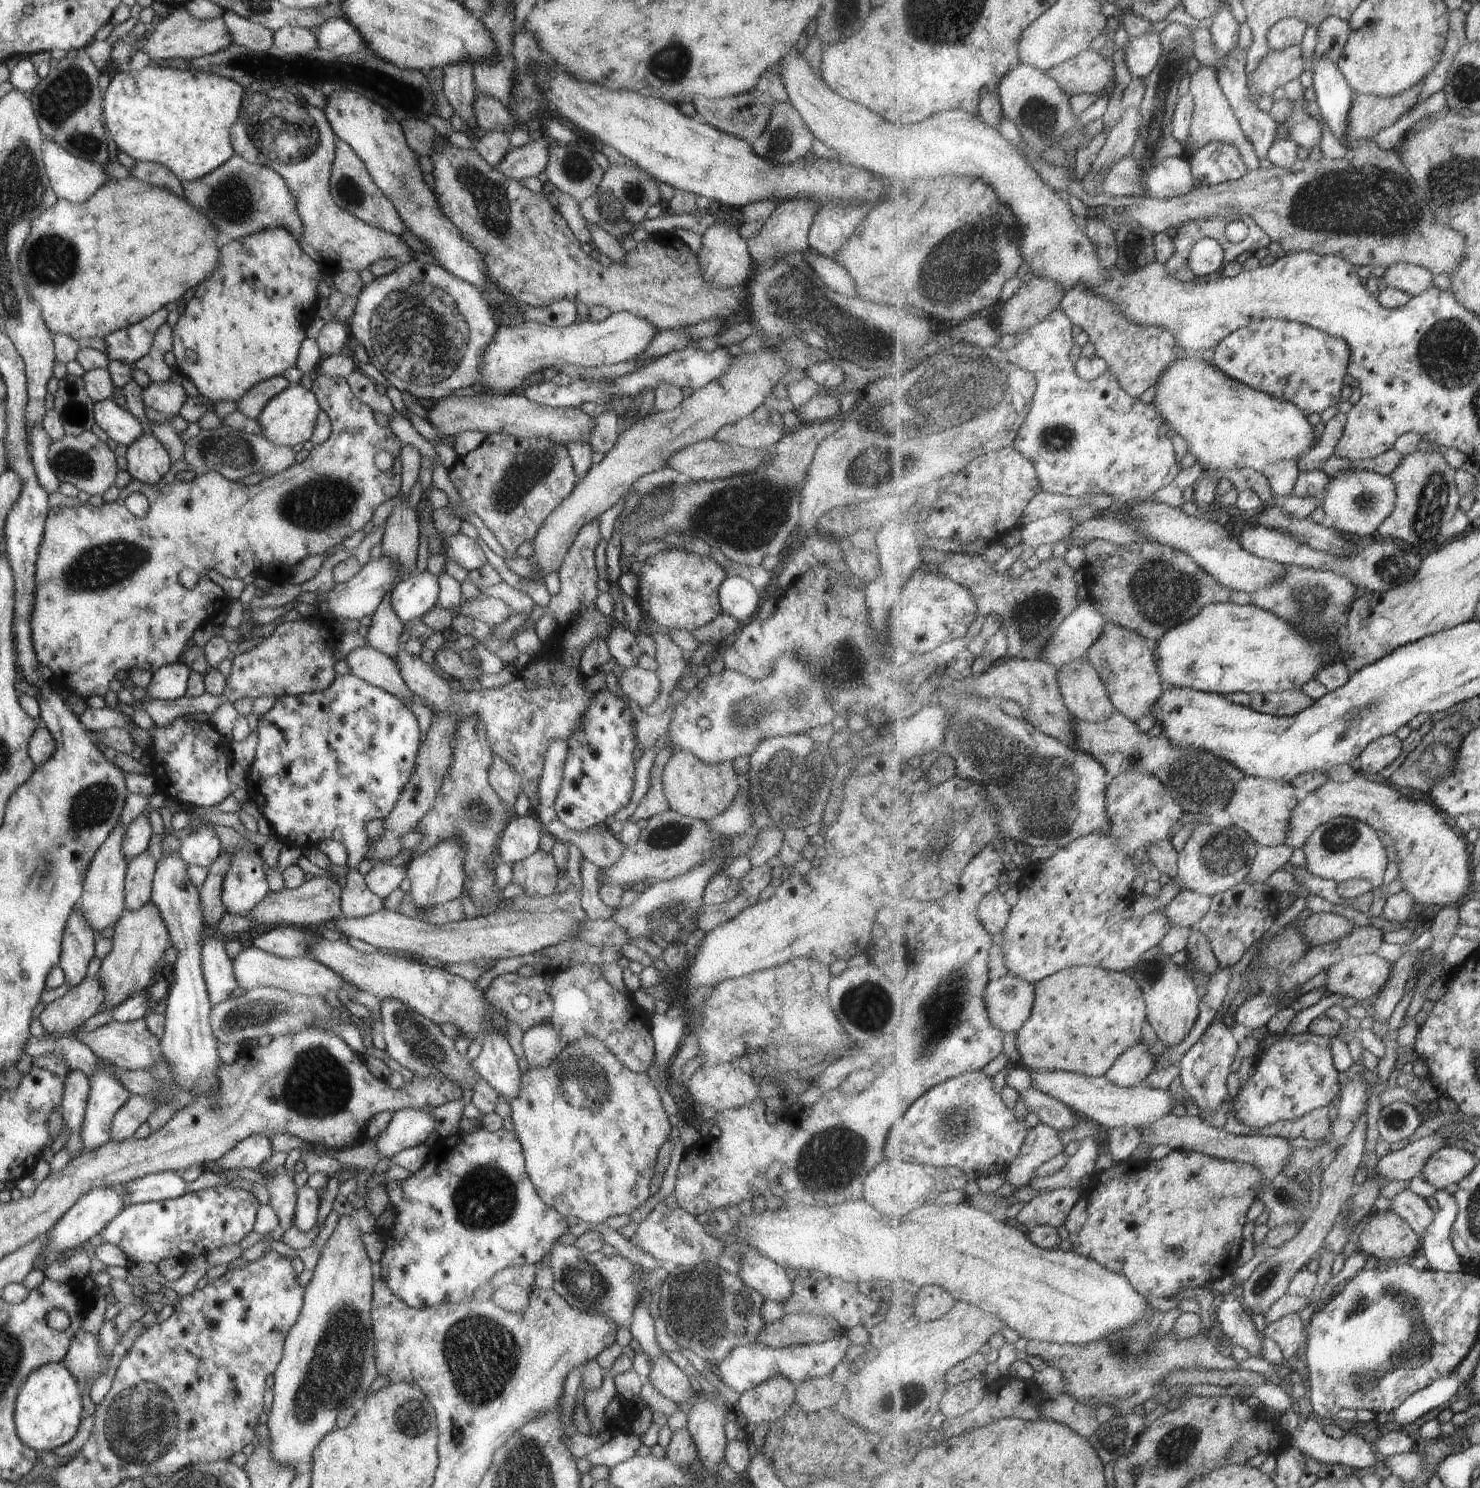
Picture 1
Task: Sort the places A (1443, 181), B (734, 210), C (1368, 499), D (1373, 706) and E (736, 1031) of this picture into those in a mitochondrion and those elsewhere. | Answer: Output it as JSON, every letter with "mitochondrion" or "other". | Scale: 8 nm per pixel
{"A":"mitochondrion","B":"other","C":"mitochondrion","D":"mitochondrion","E":"mitochondrion"}

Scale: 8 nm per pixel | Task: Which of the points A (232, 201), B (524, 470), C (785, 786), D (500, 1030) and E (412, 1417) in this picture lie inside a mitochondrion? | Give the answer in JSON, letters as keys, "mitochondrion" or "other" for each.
{"A":"mitochondrion","B":"mitochondrion","C":"mitochondrion","D":"other","E":"mitochondrion"}

